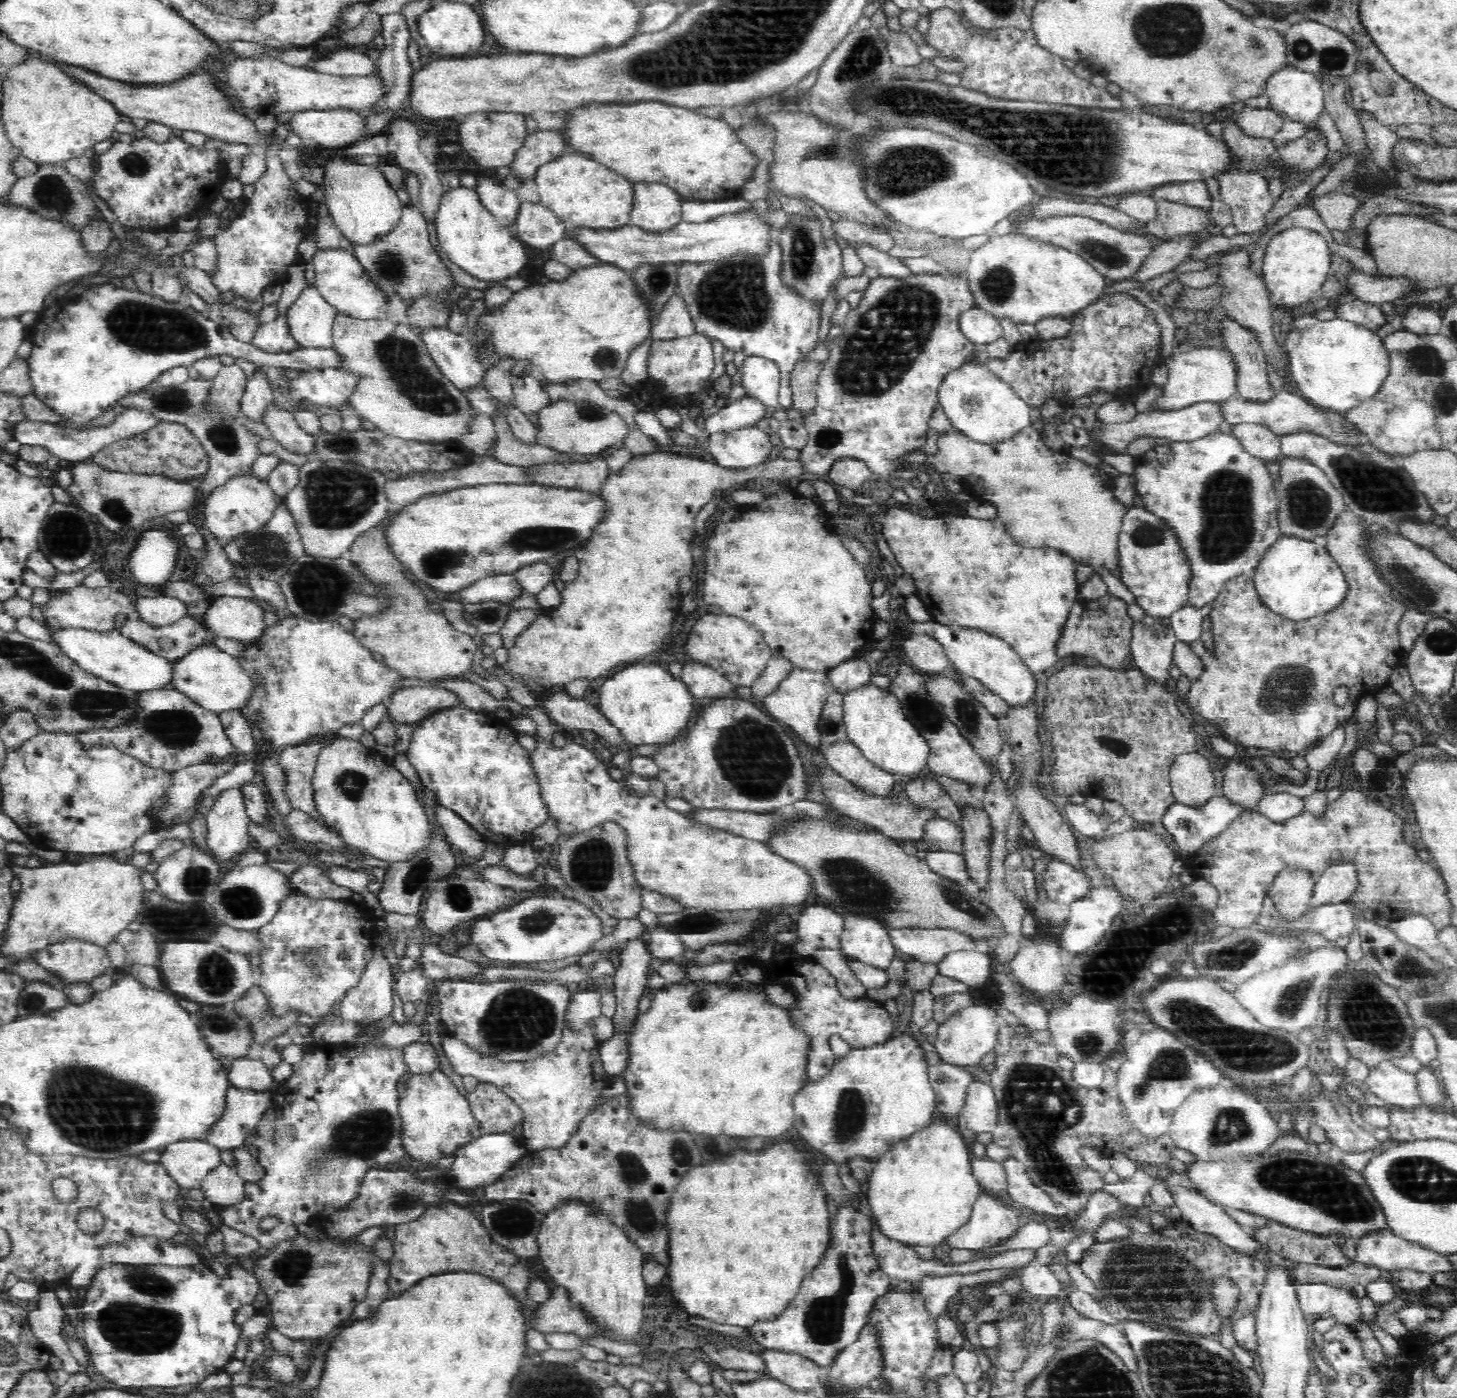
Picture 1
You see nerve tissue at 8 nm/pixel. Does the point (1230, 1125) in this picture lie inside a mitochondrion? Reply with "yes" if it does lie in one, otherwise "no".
yes

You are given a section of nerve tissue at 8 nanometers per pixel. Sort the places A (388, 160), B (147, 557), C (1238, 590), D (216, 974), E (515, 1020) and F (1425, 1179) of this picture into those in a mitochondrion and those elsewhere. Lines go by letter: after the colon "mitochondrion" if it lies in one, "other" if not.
A: other
B: other
C: other
D: mitochondrion
E: mitochondrion
F: mitochondrion

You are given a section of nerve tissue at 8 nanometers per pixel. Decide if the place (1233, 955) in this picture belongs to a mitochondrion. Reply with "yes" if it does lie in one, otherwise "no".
yes

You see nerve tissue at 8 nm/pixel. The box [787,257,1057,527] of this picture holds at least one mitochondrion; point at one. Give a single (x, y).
(889, 337)

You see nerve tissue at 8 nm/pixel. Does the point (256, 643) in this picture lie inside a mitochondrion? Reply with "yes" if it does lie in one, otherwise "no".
no

